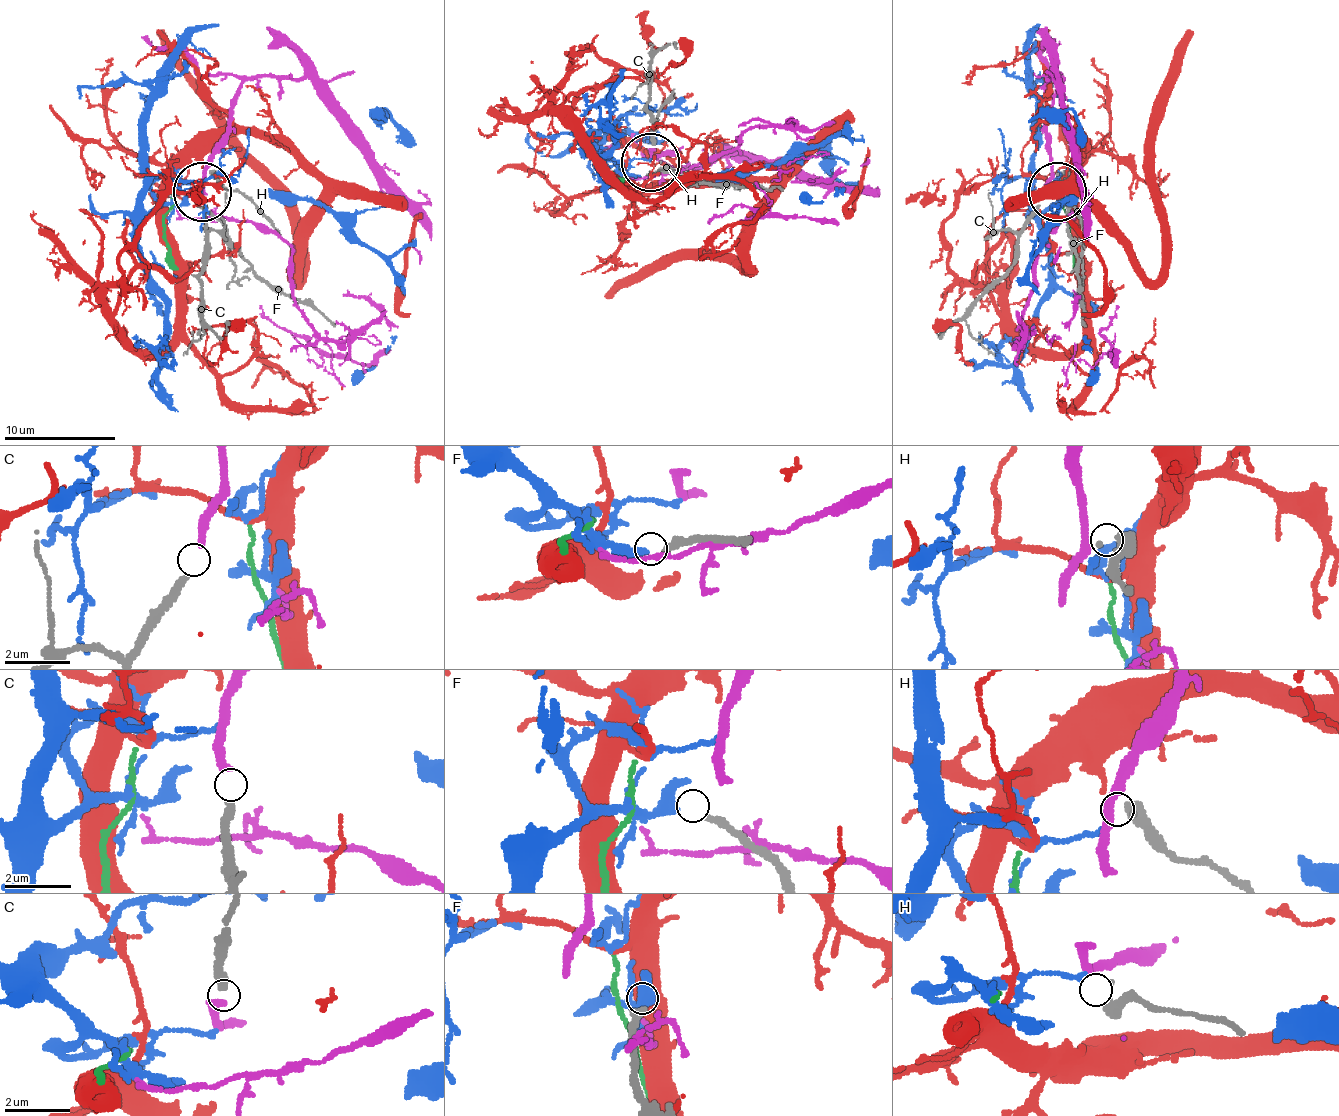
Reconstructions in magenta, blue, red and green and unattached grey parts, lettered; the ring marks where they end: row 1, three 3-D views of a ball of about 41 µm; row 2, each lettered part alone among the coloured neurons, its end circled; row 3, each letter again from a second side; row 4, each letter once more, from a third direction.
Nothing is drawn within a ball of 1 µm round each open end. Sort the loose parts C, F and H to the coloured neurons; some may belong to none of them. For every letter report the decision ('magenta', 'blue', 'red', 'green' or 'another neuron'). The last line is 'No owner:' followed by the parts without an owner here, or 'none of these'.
C: magenta
F: blue
H: another neuron
No owner: H

